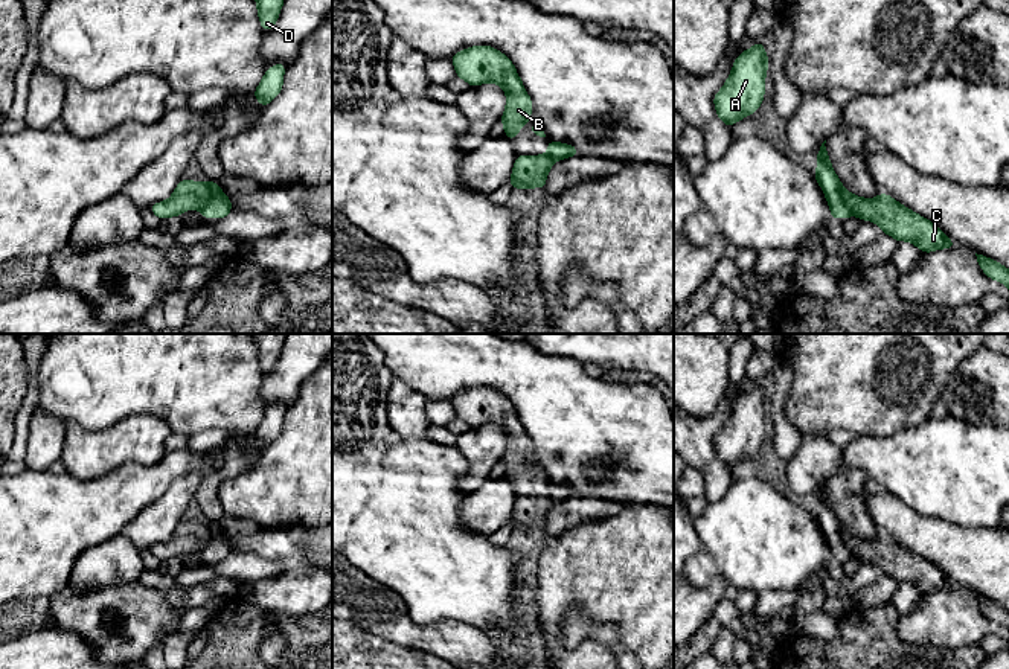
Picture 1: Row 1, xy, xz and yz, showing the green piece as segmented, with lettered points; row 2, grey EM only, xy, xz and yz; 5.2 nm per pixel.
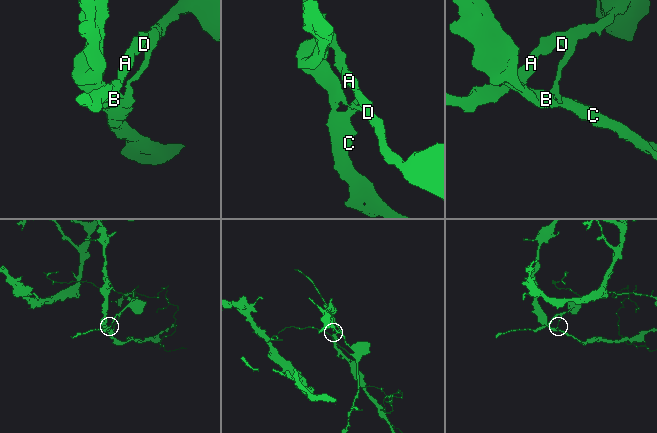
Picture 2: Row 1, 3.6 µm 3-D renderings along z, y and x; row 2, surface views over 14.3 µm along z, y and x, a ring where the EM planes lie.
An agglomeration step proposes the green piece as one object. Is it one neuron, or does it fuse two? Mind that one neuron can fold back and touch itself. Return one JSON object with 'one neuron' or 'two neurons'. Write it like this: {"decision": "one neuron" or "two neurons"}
{"decision": "two neurons"}

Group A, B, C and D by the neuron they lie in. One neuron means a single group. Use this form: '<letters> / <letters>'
A D / B C

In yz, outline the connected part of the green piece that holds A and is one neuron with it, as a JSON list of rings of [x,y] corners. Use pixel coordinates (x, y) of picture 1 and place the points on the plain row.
[[[754,384],[735,401],[730,418],[713,439],[716,456],[729,469],[759,451],[767,411],[768,398],[764,384]]]

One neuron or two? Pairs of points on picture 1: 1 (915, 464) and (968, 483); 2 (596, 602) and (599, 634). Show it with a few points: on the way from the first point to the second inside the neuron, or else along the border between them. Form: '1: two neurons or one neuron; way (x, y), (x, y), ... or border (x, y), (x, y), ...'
1: one neuron; way (928, 468), (954, 471)
2: two neurons; border (563, 616), (579, 607), (611, 622), (625, 645)

